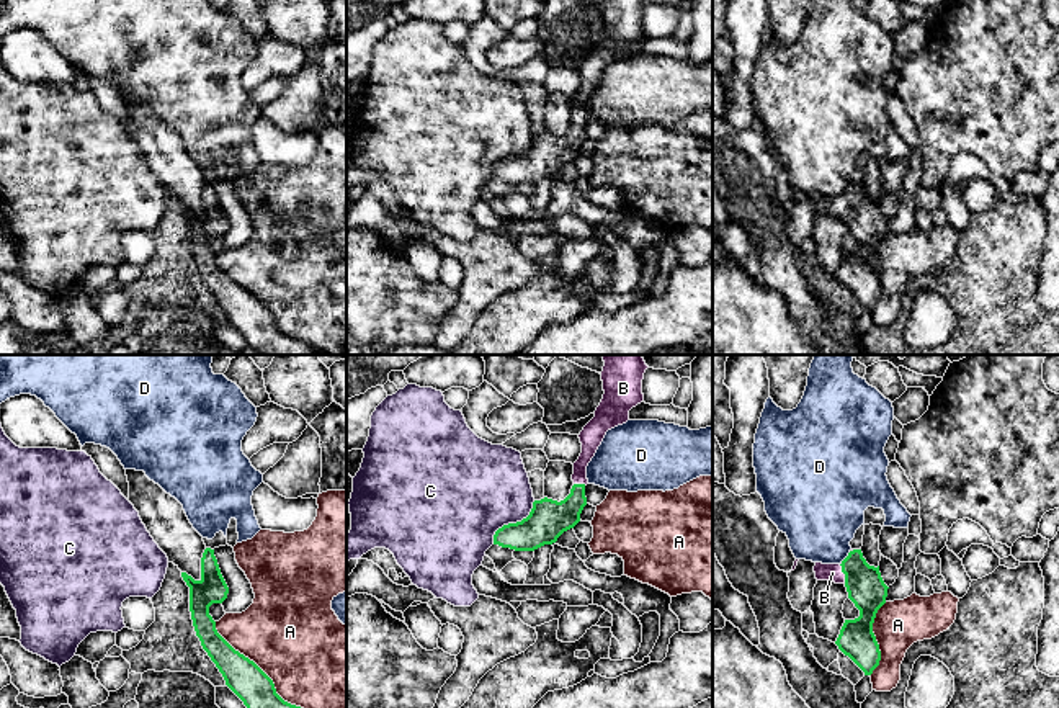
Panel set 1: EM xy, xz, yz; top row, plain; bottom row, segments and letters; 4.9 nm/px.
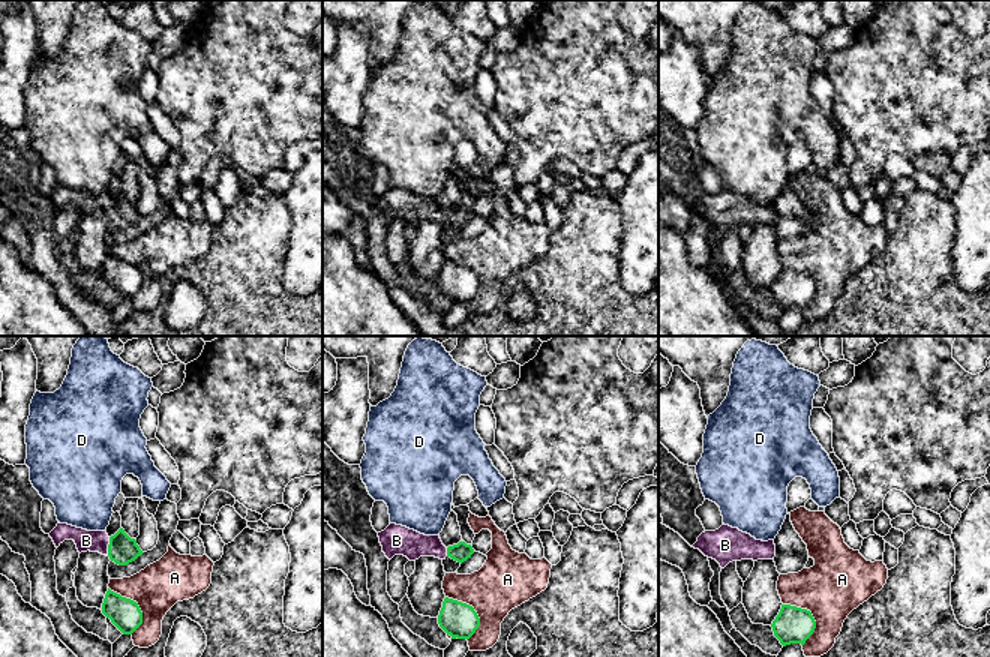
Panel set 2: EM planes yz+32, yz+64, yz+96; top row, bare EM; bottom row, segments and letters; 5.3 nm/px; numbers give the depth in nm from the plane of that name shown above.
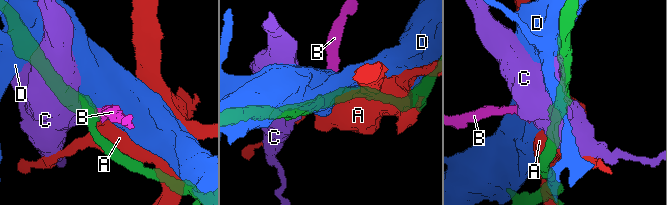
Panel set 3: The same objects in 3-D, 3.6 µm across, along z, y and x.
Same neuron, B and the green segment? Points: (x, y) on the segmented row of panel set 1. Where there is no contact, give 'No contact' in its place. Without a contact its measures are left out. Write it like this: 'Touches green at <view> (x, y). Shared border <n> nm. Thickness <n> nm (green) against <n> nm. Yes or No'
Touches green at yz (844, 573). Shared border 100 nm. Thickness 190 nm (green) against 90 nm. Yes

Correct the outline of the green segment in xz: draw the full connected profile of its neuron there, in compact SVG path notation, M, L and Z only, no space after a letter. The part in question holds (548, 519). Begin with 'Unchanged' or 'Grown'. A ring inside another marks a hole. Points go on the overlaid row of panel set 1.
Grown. M603 355L603 361L601 381L605 394L595 417L579 435L582 453L574 463L570 494L561 502L547 497L534 500L526 518L503 525L495 531L494 544L515 551L534 551L556 543L564 531L580 522L580 513L587 505L587 466L606 432L626 423L629 410L644 401L642 379L649 368L642 355Z

